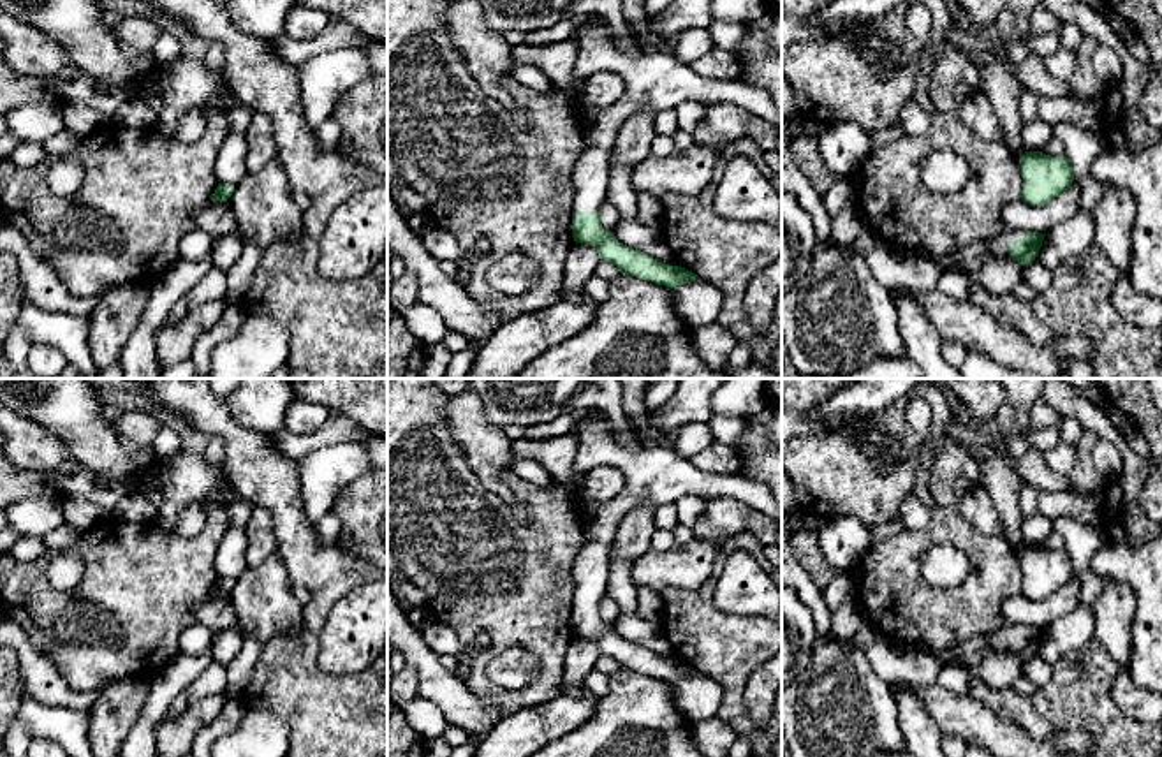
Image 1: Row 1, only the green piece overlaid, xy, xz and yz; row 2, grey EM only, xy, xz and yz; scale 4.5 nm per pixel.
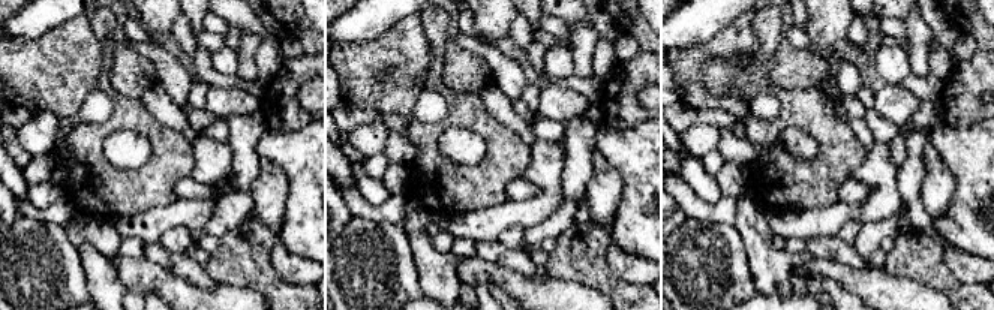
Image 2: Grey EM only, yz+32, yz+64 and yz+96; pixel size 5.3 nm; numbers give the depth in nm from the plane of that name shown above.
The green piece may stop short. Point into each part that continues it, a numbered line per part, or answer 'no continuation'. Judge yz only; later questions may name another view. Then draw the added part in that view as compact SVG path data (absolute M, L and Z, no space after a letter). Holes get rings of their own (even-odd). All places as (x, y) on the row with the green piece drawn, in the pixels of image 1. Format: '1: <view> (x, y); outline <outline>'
1: yz (970, 259); outline M1009 229L1007 232L997 236L986 245L968 245L967 248L933 259L938 268L944 269L961 269L963 275L974 276L984 264L993 259L1009 259L1009 241L1023 239L1026 231Z

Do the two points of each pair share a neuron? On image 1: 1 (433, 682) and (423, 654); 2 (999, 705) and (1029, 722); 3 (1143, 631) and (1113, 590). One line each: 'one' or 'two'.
1: one
2: one
3: two

